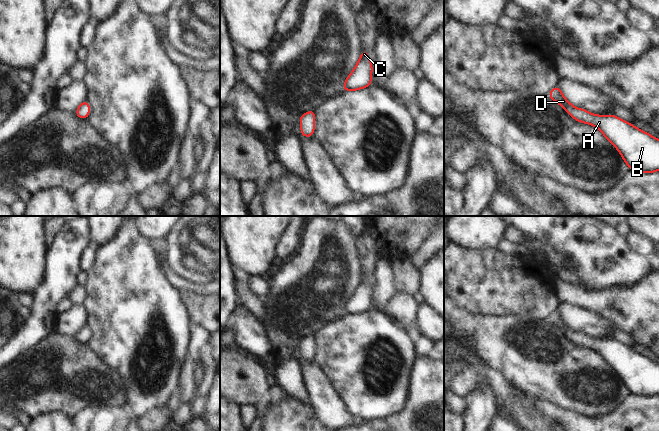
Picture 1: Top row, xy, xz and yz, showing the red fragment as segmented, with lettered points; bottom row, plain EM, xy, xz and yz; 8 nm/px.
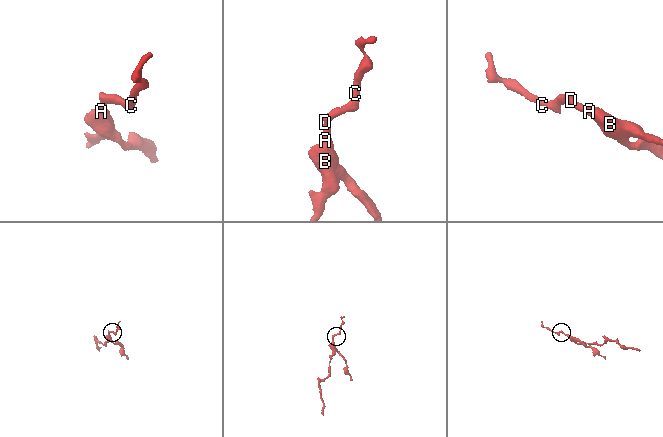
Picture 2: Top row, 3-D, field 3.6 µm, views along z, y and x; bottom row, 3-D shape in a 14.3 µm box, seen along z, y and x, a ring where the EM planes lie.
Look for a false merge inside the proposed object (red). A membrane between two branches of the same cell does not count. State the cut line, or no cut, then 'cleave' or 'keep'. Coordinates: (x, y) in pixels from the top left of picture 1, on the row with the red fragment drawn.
no cut | keep

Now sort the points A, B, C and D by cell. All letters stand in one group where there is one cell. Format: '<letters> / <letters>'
A B C D

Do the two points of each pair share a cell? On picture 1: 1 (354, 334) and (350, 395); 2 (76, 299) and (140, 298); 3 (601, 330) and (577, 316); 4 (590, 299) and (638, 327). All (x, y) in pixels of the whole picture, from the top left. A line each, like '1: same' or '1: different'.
1: same
2: different
3: same
4: same

